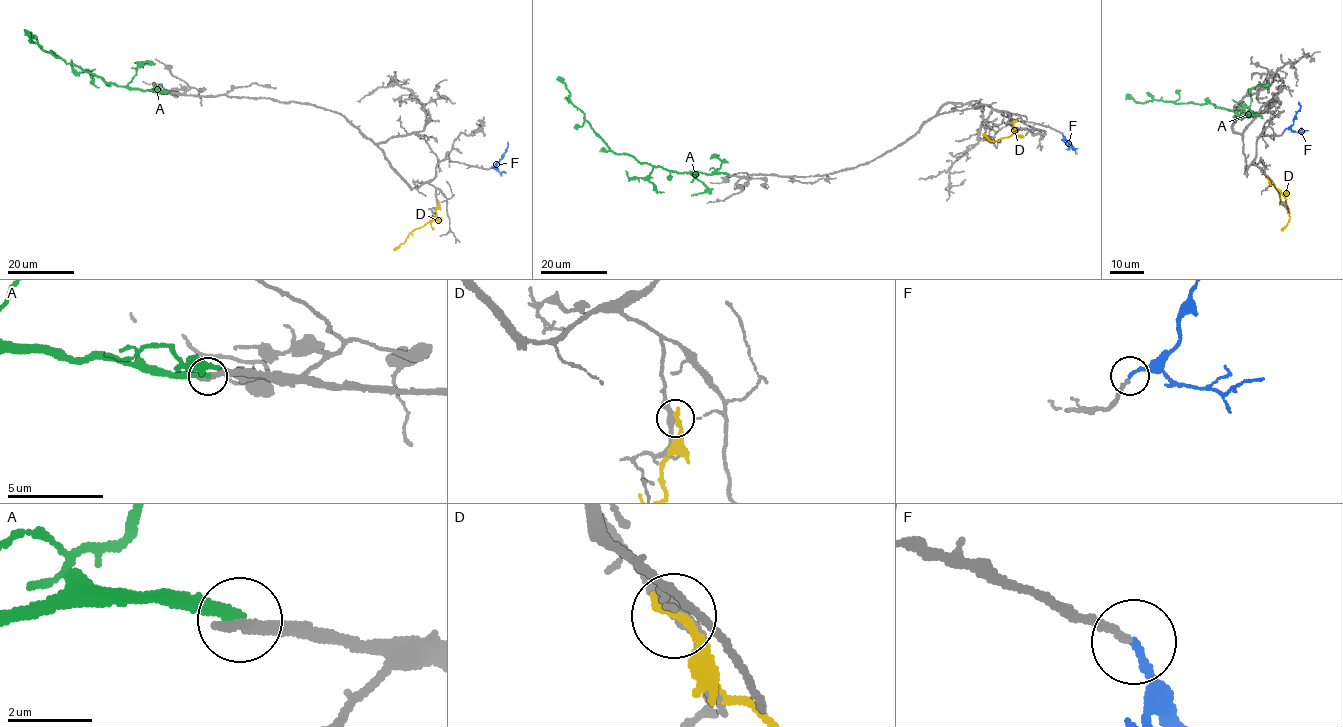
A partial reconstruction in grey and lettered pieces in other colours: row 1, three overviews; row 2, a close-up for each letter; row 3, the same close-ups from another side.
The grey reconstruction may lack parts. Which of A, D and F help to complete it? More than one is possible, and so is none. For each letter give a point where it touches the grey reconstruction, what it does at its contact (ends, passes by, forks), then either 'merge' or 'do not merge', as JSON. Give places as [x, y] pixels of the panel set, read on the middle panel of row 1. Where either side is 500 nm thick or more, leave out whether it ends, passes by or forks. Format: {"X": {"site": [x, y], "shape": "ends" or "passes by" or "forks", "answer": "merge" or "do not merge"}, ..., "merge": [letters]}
{"A": {"site": [729, 175], "shape": "ends", "answer": "do not merge"}, "D": {"site": [1013, 120], "shape": "ends", "answer": "do not merge"}, "F": {"site": [1062, 133], "shape": "ends", "answer": "merge"}, "merge": ["F"]}

